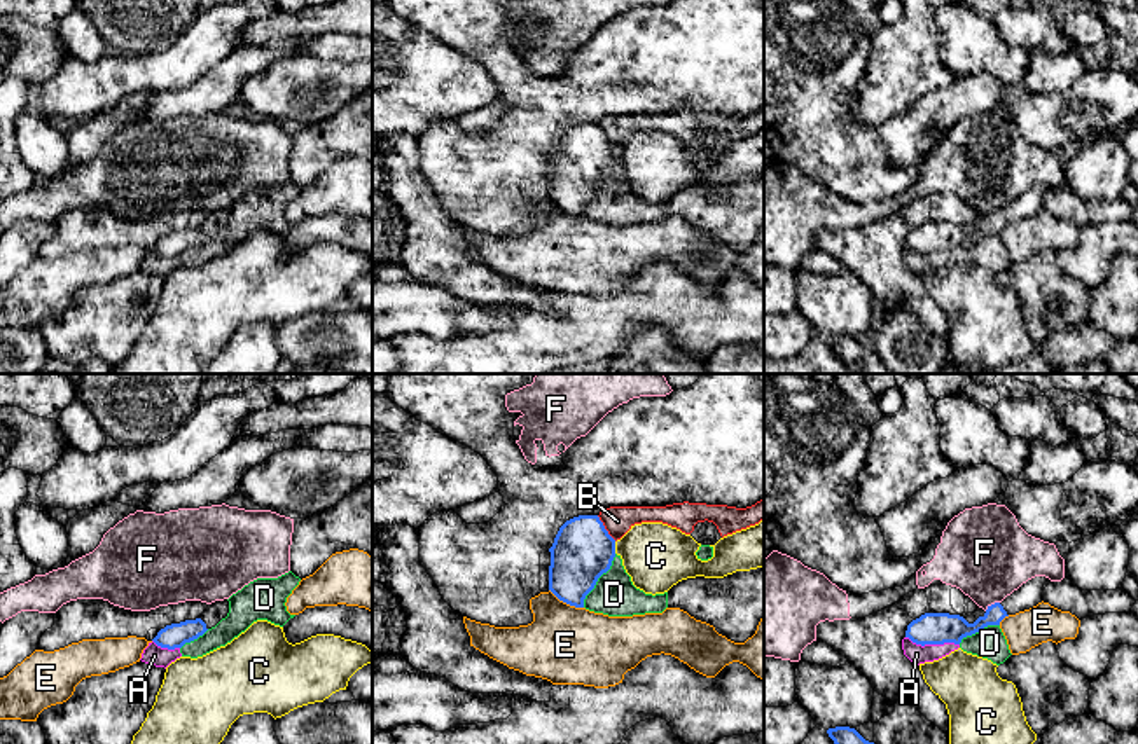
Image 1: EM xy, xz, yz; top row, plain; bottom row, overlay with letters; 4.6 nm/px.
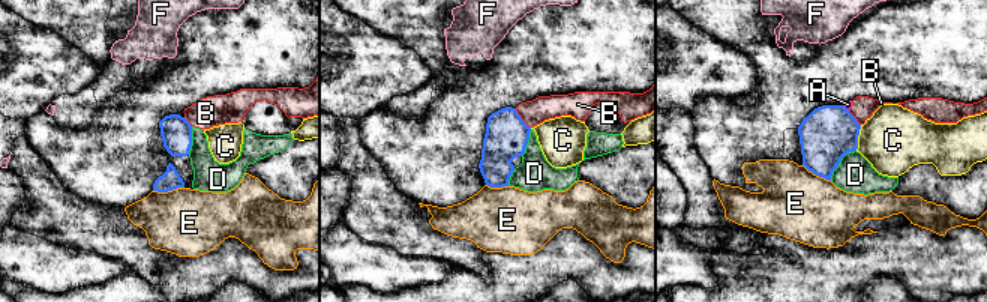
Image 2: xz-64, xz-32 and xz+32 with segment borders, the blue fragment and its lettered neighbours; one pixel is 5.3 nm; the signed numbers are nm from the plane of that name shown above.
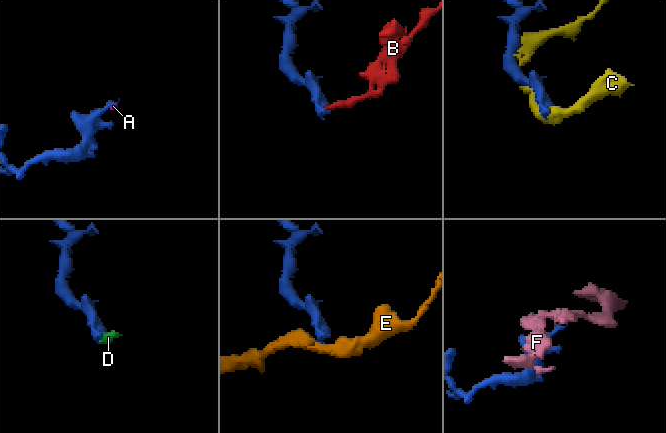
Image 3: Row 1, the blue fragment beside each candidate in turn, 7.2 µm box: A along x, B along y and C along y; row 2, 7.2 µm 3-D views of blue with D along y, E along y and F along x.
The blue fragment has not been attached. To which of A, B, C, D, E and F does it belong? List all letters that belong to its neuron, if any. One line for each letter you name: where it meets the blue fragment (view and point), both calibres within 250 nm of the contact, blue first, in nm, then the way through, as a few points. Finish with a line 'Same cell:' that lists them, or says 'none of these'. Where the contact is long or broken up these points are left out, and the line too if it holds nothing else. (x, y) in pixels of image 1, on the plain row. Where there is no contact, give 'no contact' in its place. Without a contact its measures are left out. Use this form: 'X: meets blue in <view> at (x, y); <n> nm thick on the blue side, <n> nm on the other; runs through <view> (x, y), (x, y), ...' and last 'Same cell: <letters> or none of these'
Same cell: none of these

